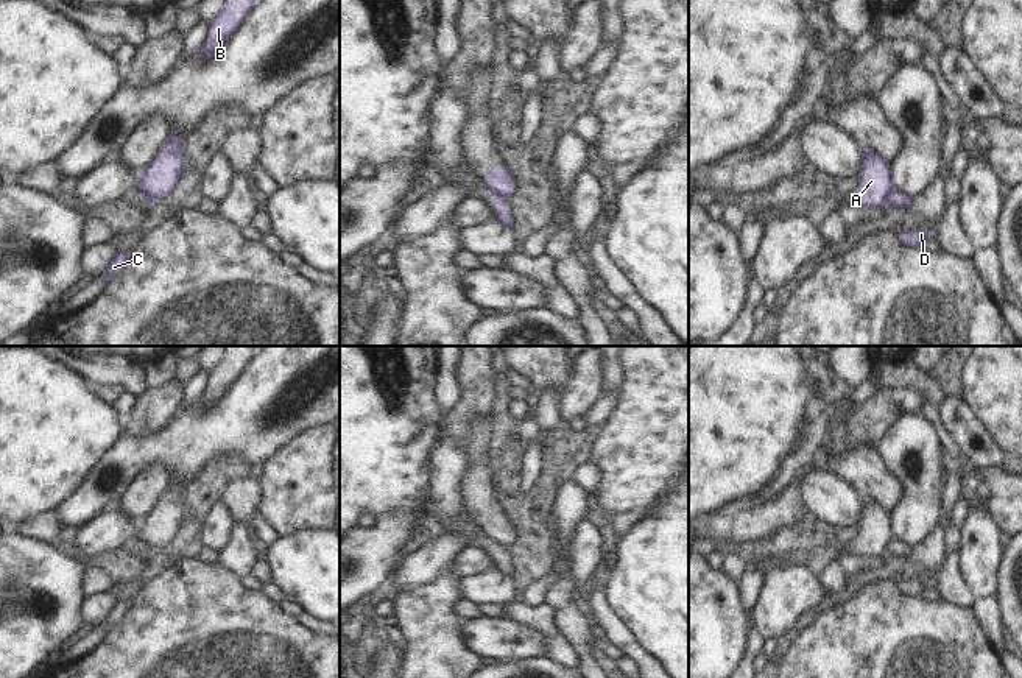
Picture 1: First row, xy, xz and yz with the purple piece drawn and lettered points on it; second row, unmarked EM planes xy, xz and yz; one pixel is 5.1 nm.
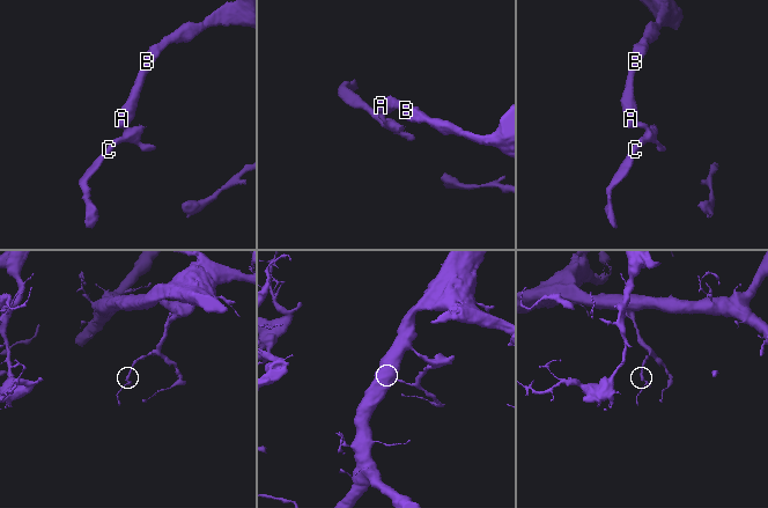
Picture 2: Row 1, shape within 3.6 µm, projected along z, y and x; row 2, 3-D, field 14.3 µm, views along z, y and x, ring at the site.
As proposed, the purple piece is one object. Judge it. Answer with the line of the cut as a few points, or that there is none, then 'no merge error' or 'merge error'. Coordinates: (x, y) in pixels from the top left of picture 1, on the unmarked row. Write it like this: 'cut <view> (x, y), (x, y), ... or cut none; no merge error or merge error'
cut yz (893, 538), (887, 552); merge error

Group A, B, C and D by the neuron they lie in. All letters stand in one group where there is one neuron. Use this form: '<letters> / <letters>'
A B / C D

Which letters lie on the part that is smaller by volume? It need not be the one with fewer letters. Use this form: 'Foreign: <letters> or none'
Foreign: C, D

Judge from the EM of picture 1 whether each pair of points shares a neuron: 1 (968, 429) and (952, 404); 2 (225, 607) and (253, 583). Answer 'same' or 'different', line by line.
1: same
2: different

